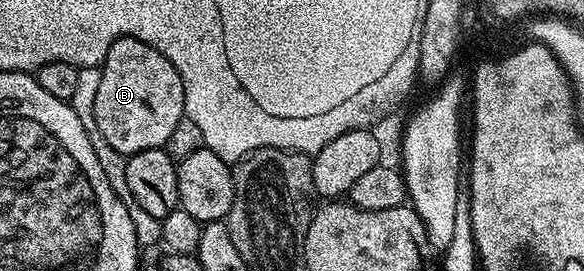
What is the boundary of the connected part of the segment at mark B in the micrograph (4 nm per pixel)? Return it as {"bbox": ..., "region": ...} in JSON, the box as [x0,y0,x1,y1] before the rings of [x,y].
{"bbox":[92,36,185,158],"region":[[[120,36],[107,50],[105,63],[99,68],[100,72],[97,89],[93,92],[92,127],[95,132],[97,127],[96,135],[101,135],[109,150],[122,158],[134,156],[136,152],[143,150],[164,148],[171,138],[171,130],[175,130],[175,126],[179,126],[185,116],[185,91],[175,66],[171,66],[171,62],[163,58],[159,50],[147,46],[147,42],[139,42],[139,38],[134,36]]]}

